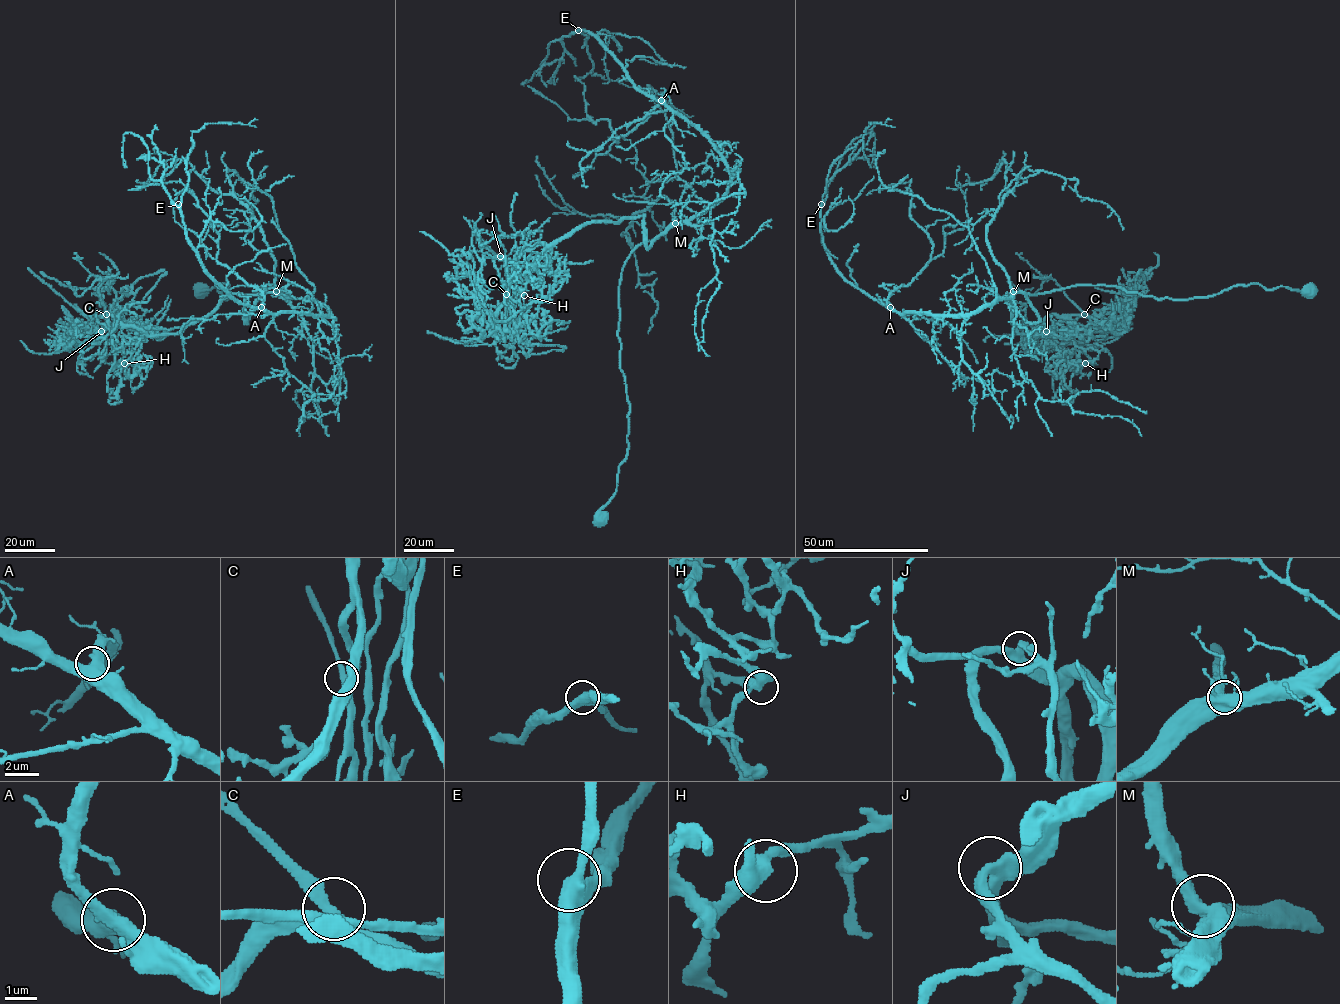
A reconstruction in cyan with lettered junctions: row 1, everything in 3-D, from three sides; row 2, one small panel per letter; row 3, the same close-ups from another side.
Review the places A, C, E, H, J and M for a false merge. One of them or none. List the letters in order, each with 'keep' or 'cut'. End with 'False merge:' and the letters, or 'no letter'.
A: keep
C: keep
E: keep
H: keep
J: keep
M: keep
False merge: no letter

